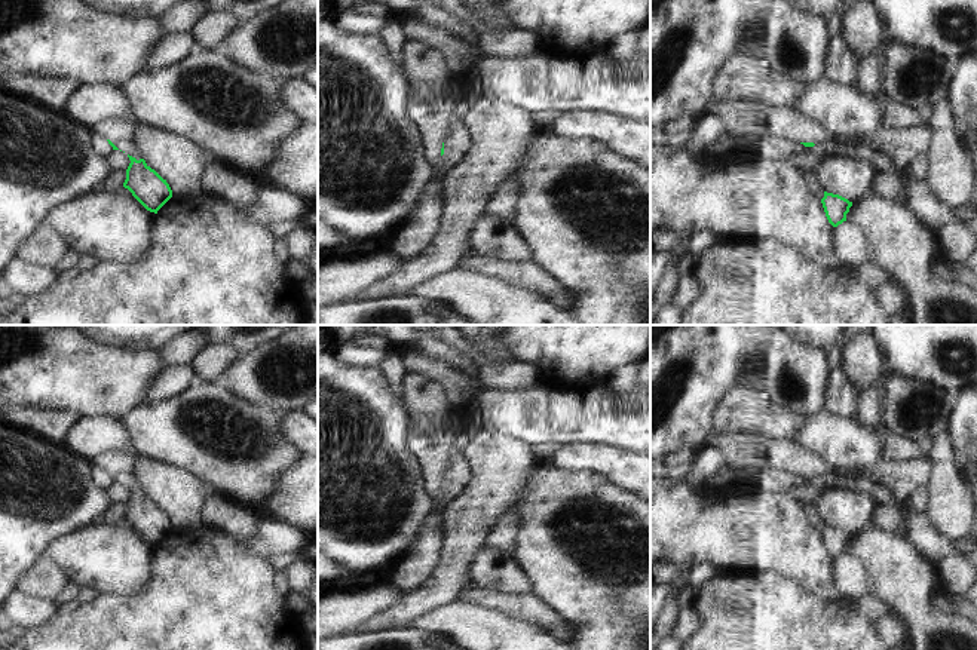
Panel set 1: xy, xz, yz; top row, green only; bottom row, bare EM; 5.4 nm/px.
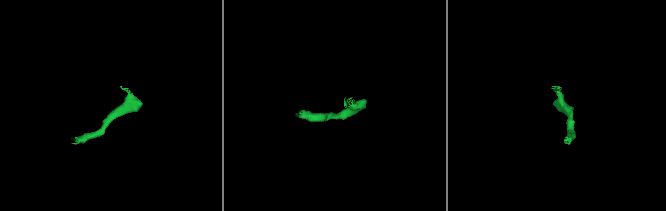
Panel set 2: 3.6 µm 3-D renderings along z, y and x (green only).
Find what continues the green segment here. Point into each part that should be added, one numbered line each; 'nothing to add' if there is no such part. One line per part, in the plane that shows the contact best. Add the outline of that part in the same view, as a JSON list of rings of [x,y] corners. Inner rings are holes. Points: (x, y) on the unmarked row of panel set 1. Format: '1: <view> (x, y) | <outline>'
1: xy (123, 466) | [[[137,451],[104,453],[95,460],[95,464],[137,493],[144,491],[138,475],[140,454]]]

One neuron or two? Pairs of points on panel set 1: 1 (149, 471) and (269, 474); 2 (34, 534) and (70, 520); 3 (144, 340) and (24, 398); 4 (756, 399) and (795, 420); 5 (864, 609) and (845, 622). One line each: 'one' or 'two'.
1: two
2: one
3: two
4: one
5: two

